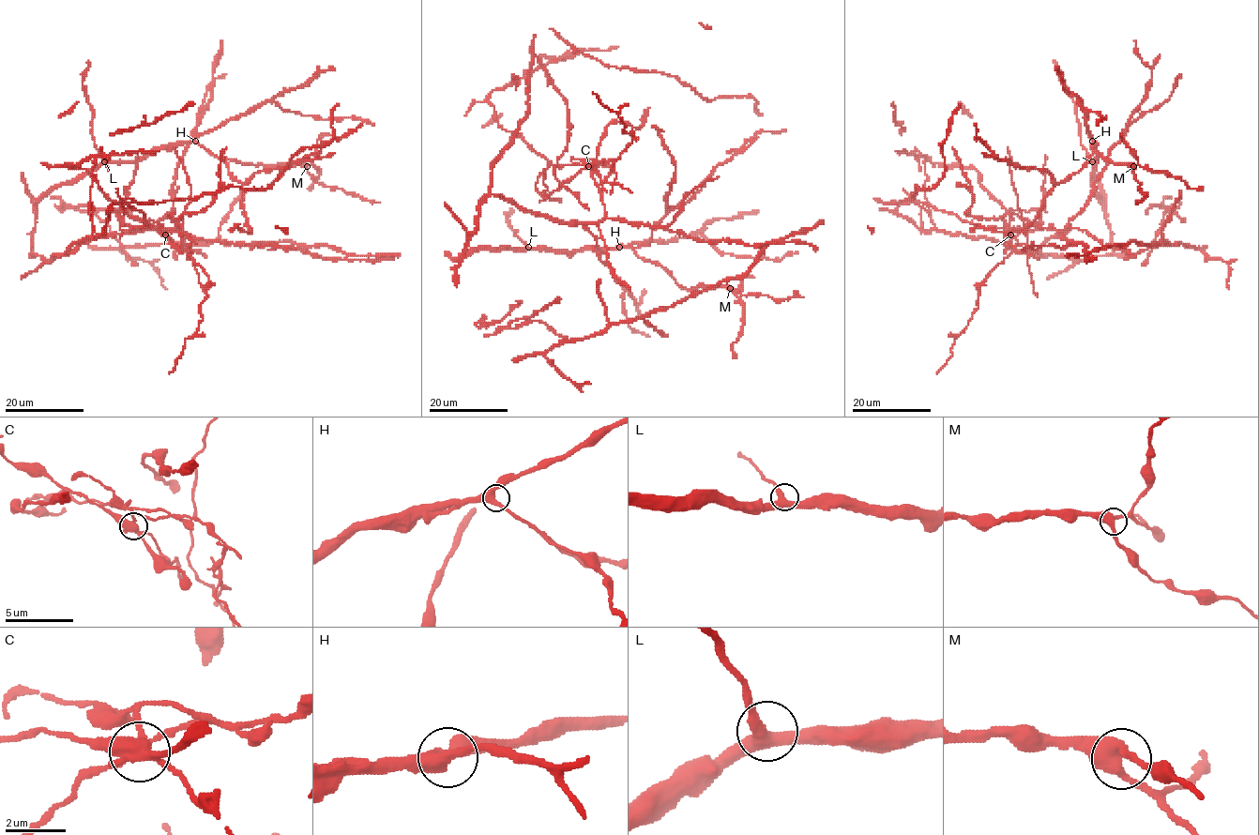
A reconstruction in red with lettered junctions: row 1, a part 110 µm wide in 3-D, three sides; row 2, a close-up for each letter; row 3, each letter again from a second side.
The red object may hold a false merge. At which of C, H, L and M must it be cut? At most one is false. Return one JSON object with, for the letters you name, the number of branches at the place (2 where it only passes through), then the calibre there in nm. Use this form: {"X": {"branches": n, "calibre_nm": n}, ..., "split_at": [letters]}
{"C": {"branches": 4, "calibre_nm": 400}, "split_at": ["C"]}

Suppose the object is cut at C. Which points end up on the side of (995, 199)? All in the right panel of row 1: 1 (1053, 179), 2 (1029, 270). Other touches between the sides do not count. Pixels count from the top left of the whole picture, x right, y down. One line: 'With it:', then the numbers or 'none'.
With it: 1

